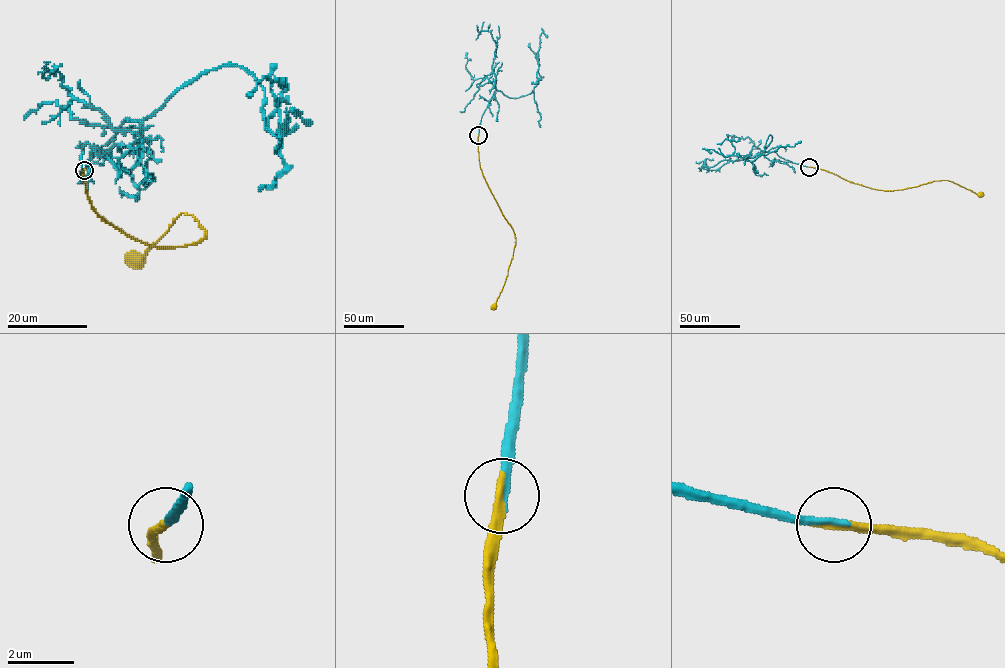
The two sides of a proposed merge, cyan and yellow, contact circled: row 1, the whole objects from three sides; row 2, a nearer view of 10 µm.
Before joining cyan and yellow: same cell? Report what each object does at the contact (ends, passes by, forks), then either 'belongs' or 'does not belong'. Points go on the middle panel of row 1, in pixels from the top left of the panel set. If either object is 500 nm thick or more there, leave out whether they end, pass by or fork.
cyan ends; yellow ends; belongs

